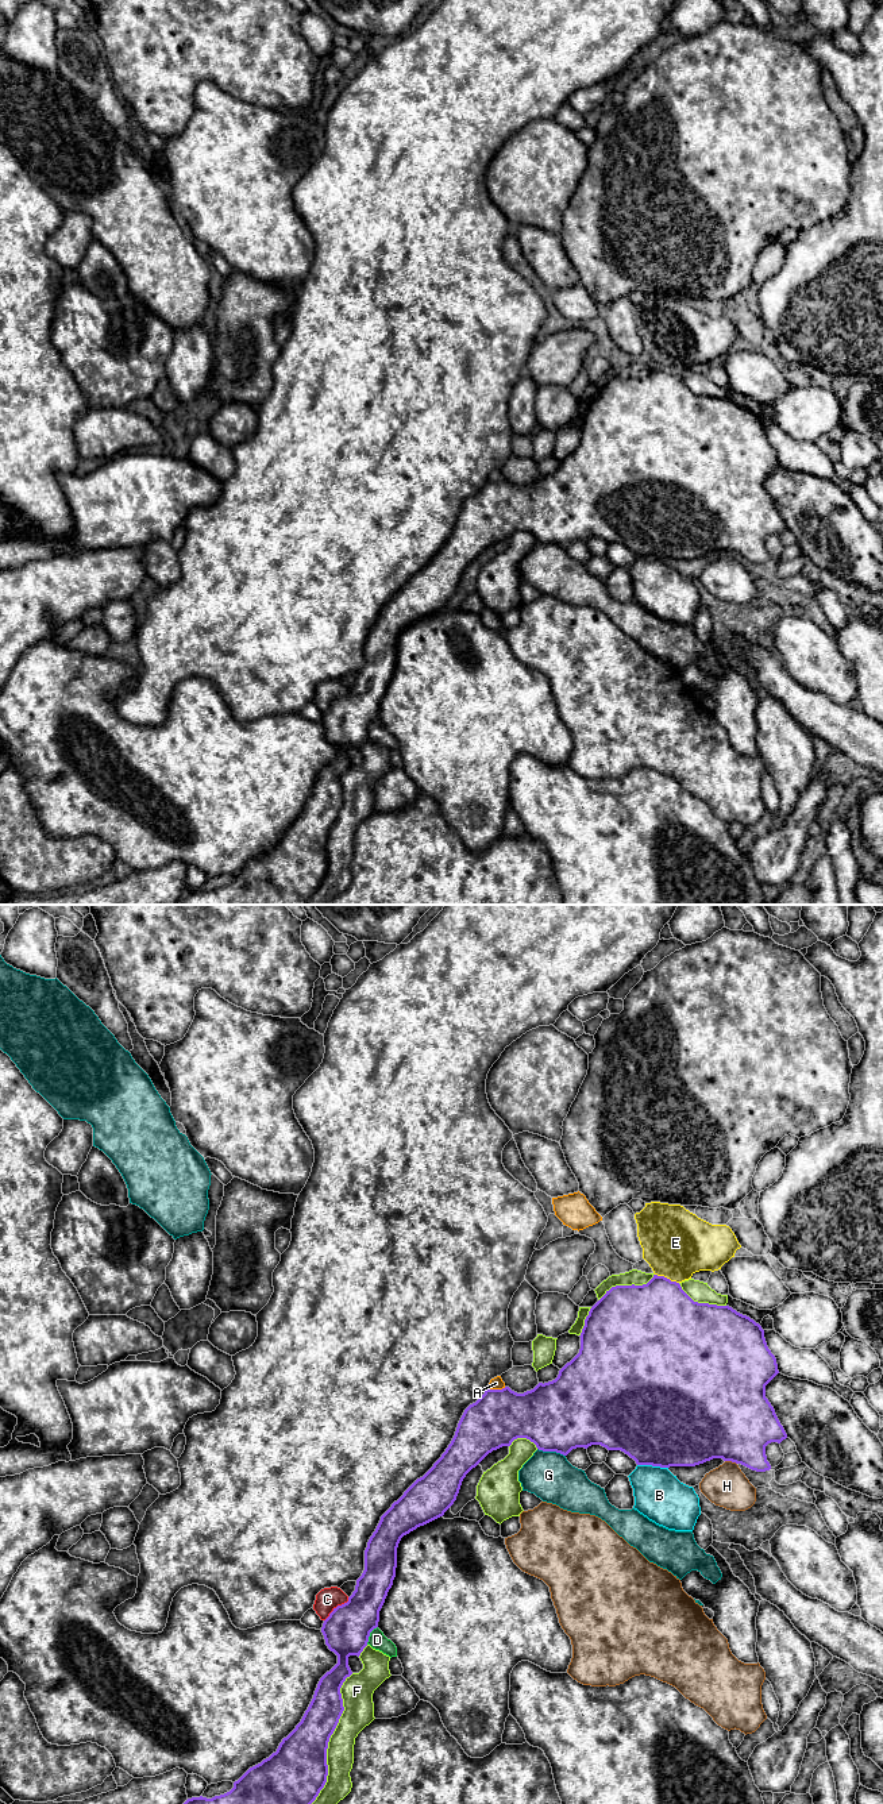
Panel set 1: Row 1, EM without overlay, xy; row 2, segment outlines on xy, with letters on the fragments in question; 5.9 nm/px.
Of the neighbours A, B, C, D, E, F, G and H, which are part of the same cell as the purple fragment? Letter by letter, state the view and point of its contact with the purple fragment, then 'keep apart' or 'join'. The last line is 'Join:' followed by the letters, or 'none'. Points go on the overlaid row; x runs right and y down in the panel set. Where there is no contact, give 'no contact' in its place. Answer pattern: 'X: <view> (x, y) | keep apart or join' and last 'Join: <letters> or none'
A: xy (497, 1390) | keep apart
B: xy (652, 1465) | keep apart
C: xy (336, 1607) | keep apart
D: xy (369, 1635) | keep apart
E: xy (666, 1278) | keep apart
F: xy (330, 1737) | keep apart
G: xy (551, 1450) | keep apart
H: xy (731, 1460) | keep apart
Join: none

